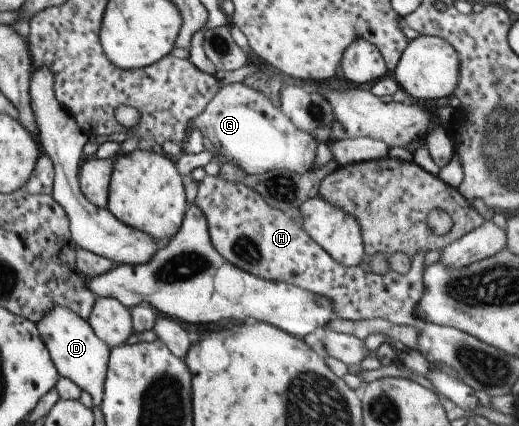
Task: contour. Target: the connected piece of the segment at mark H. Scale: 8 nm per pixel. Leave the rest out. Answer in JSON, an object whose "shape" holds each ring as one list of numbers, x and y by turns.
{"shape":[[207,175,198,183,195,202,206,216,210,240,214,248,234,266,264,278,264,280,284,281,300,286,304,290,310,290,318,296,328,298,332,304,332,310,336,310,338,319,358,322,367,321,370,318,384,318,393,325,404,324,404,326,422,329,427,325,427,322,421,318,416,318,414,310,416,310,416,304,420,305,424,288,426,288,422,282,422,272,428,252,416,252,416,256,412,256,411,268,406,274,398,274,393,269,386,274,375,274,364,271,359,265,344,266,336,262,317,242,308,236,308,233,291,216,272,208,256,190,252,190,250,186,240,182,228,182,219,175]]}

